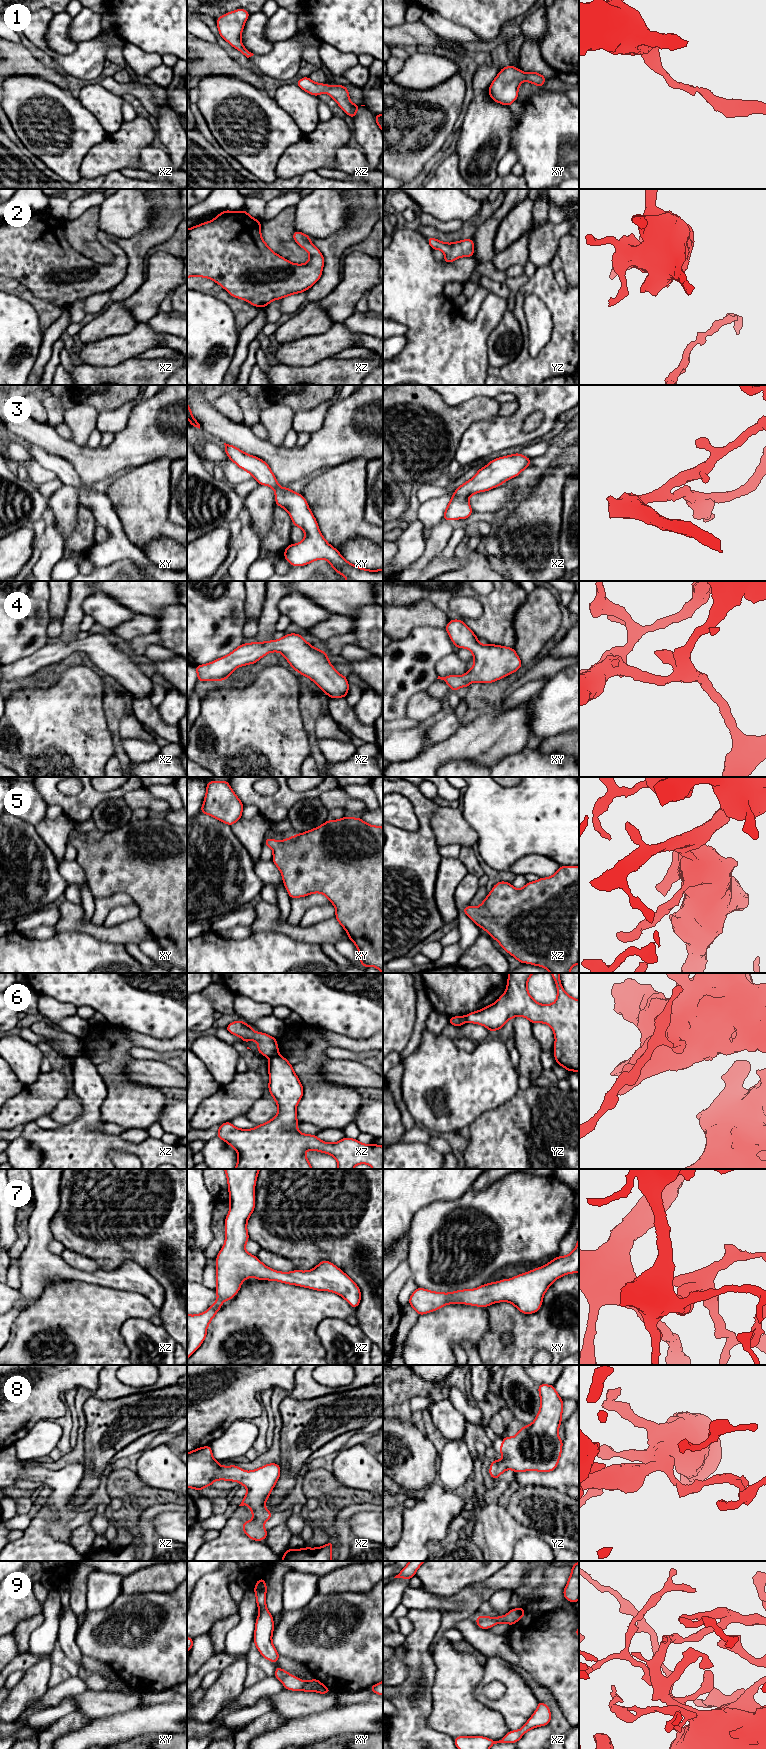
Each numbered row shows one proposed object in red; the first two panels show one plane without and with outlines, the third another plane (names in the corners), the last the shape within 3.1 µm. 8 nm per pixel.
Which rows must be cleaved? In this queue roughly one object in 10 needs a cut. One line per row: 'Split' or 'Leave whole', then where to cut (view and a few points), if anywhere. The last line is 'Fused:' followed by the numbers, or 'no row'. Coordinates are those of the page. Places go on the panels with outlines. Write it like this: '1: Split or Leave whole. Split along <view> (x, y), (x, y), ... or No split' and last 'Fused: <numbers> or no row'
1: Leave whole. No split
2: Leave whole. No split
3: Leave whole. No split
4: Leave whole. No split
5: Leave whole. No split
6: Split. Split along xz (278, 1054), (270, 1058)
7: Leave whole. No split
8: Leave whole. No split
9: Leave whole. No split
Fused: 6

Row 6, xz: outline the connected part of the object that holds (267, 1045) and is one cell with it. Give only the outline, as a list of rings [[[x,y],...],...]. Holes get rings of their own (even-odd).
[[[242,1020],[231,1022],[227,1025],[226,1030],[241,1037],[243,1043],[255,1040],[258,1044],[257,1051],[268,1058],[279,1055],[276,1038],[262,1032],[255,1032],[250,1025]]]

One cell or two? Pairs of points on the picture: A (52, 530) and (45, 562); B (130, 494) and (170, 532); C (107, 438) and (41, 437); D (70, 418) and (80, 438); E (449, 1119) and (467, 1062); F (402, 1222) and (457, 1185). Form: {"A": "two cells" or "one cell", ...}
{"A": "one cell", "B": "one cell", "C": "two cells", "D": "one cell", "E": "one cell", "F": "one cell"}

